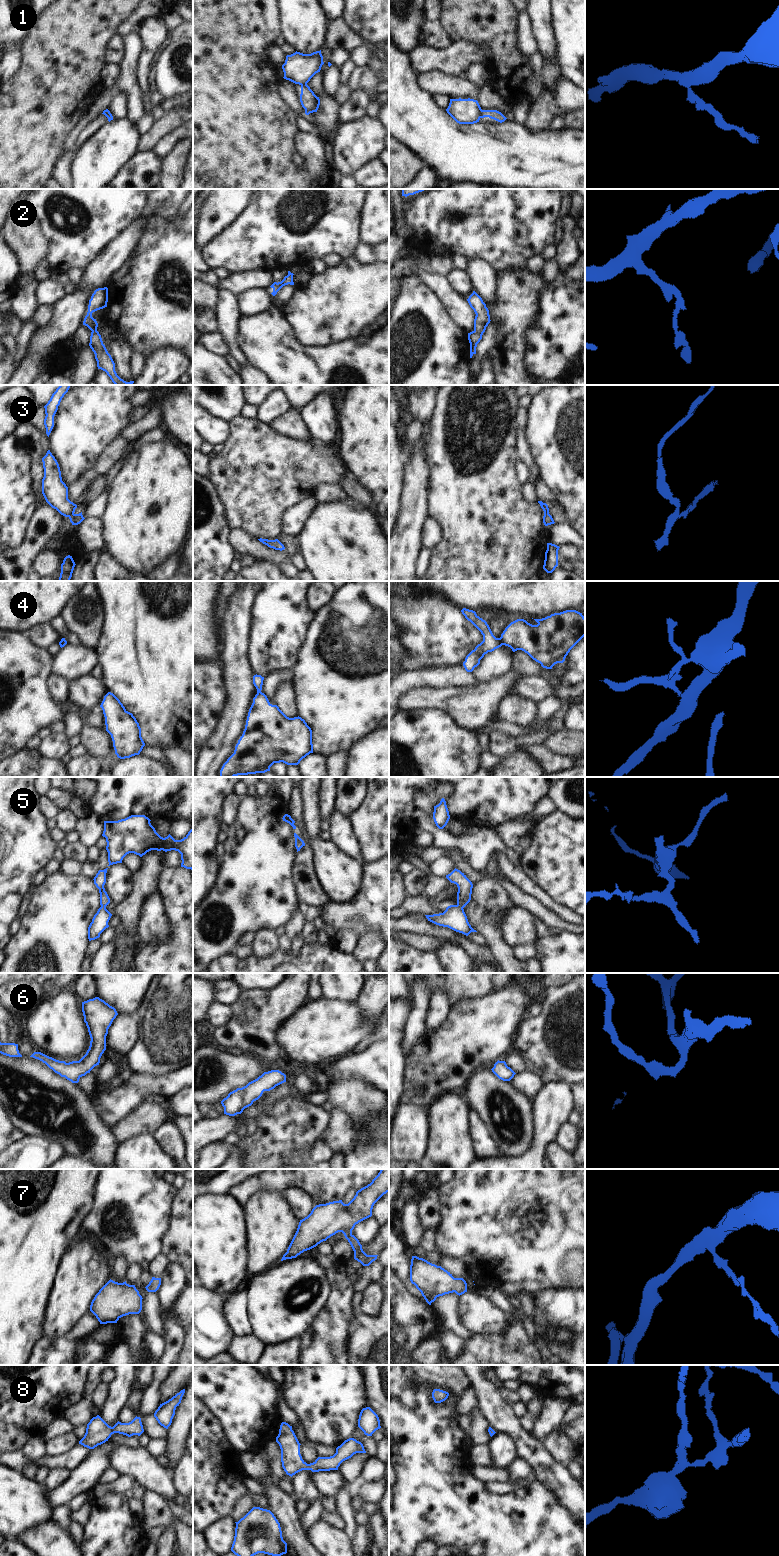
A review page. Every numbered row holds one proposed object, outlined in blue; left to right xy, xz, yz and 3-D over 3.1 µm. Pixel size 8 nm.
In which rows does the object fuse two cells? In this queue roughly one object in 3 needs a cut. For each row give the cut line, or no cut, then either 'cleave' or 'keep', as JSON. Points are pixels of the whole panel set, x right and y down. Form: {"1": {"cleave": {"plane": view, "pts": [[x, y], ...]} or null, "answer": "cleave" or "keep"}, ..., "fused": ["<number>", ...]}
{"1": {"cleave": {"plane": "yz", "pts": [[482, 110], [480, 117]]}, "answer": "cleave"}, "2": {"cleave": null, "answer": "keep"}, "3": {"cleave": null, "answer": "keep"}, "4": {"cleave": {"plane": "yz", "pts": [[498, 638], [503, 644]]}, "answer": "cleave"}, "5": {"cleave": null, "answer": "keep"}, "6": {"cleave": null, "answer": "keep"}, "7": {"cleave": null, "answer": "keep"}, "8": {"cleave": null, "answer": "keep"}, "fused": ["1", "4"]}

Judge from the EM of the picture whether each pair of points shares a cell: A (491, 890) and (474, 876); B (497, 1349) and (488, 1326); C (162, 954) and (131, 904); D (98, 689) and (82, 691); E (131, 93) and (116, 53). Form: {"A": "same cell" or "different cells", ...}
{"A": "different cells", "B": "different cells", "C": "different cells", "D": "same cell", "E": "different cells"}

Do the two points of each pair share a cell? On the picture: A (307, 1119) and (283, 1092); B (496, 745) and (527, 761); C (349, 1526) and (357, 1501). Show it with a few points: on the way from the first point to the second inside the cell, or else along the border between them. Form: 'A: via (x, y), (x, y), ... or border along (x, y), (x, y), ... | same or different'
A: border along (289, 1096), (273, 1102), (267, 1108) | different
B: border along (506, 756), (503, 759) | different
C: border along (351, 1498), (351, 1507), (355, 1512) | different

